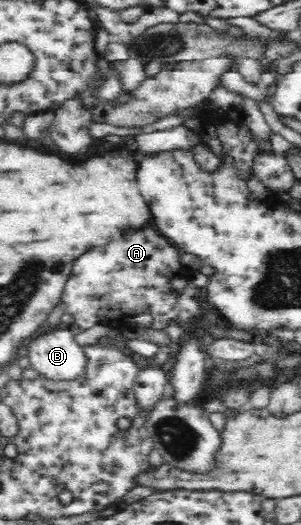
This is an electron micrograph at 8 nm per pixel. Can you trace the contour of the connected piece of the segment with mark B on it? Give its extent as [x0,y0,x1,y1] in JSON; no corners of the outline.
[22,329,86,380]

